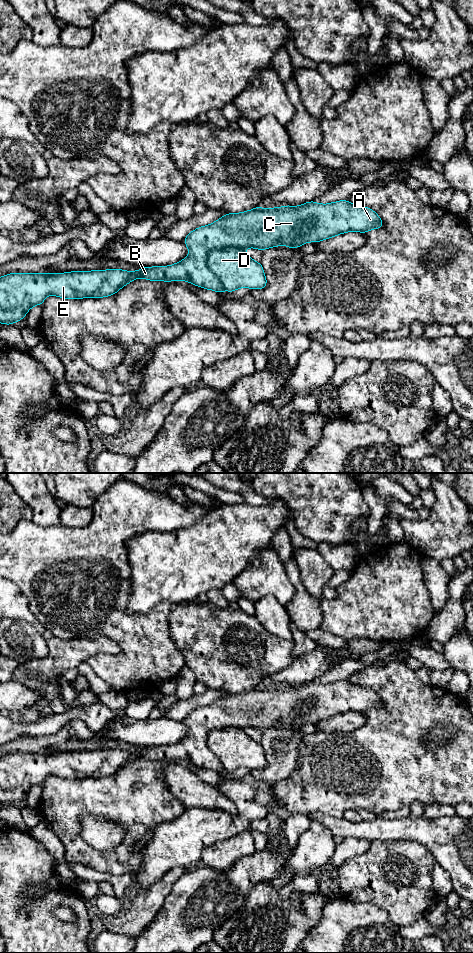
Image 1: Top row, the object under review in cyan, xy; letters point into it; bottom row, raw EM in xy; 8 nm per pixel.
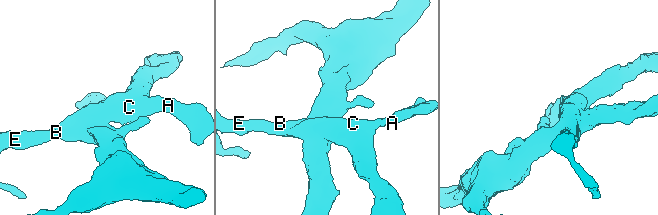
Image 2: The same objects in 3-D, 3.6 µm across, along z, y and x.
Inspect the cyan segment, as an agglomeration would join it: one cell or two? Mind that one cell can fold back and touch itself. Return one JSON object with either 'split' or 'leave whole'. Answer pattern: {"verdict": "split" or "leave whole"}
{"verdict": "split"}

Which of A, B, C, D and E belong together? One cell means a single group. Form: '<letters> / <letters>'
A B C E / D

